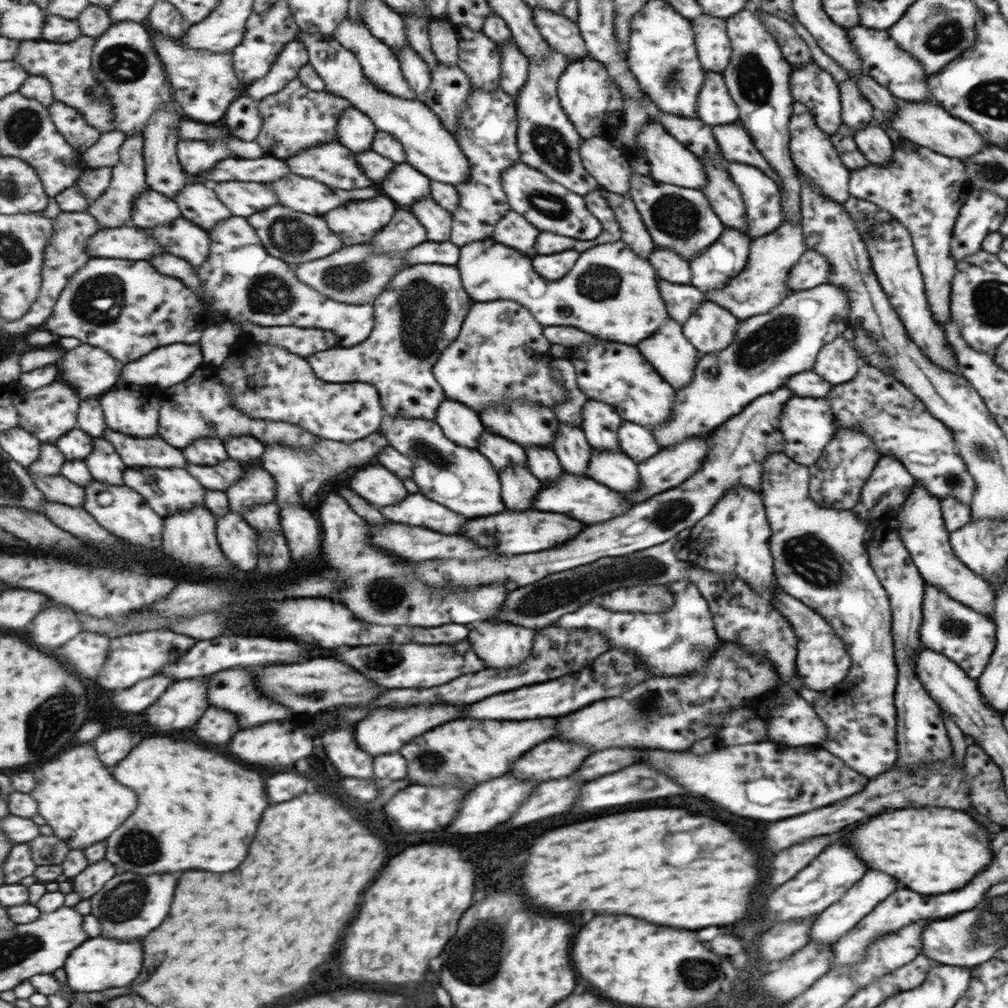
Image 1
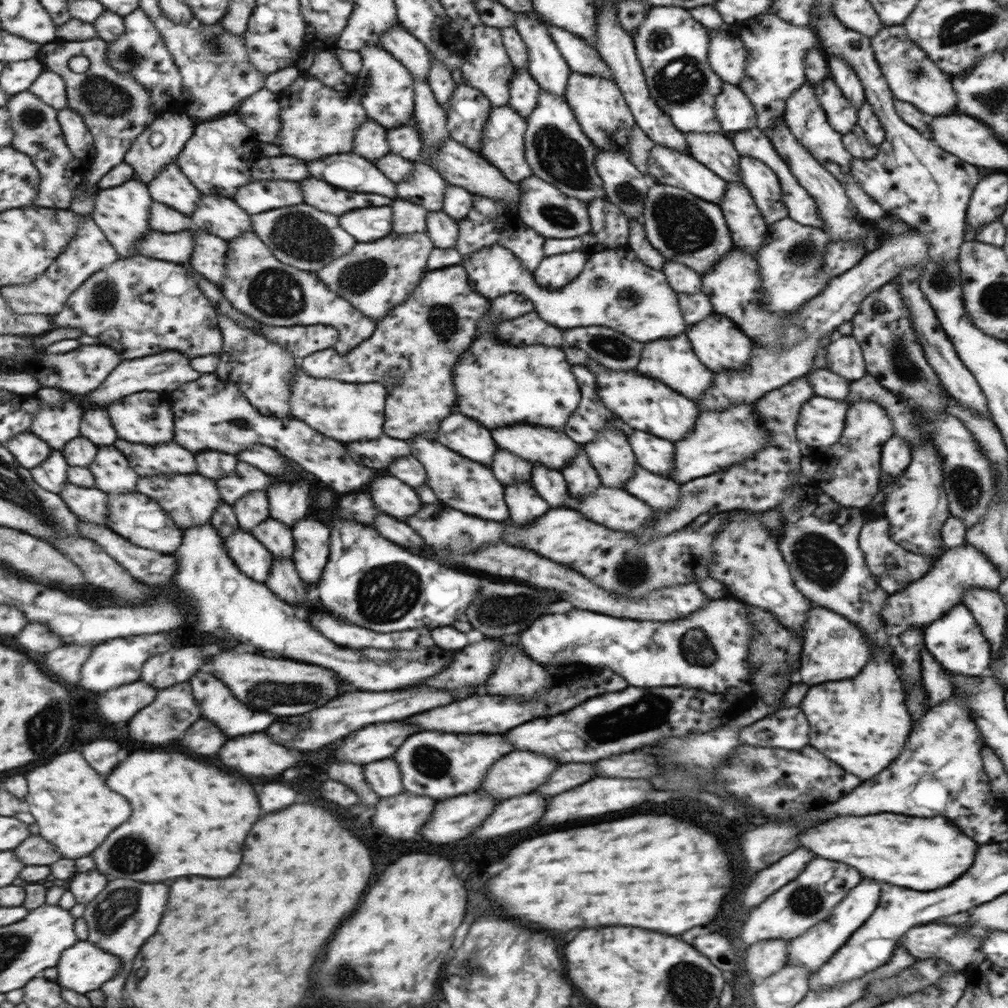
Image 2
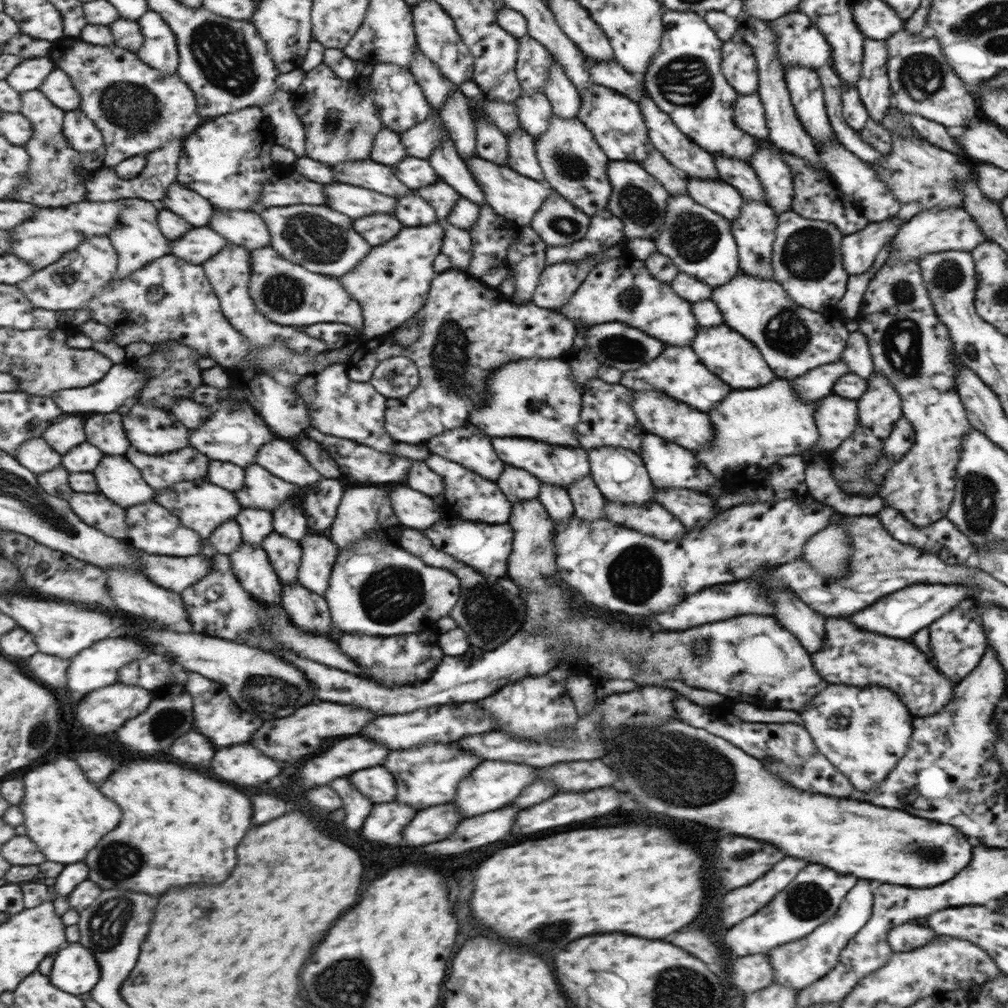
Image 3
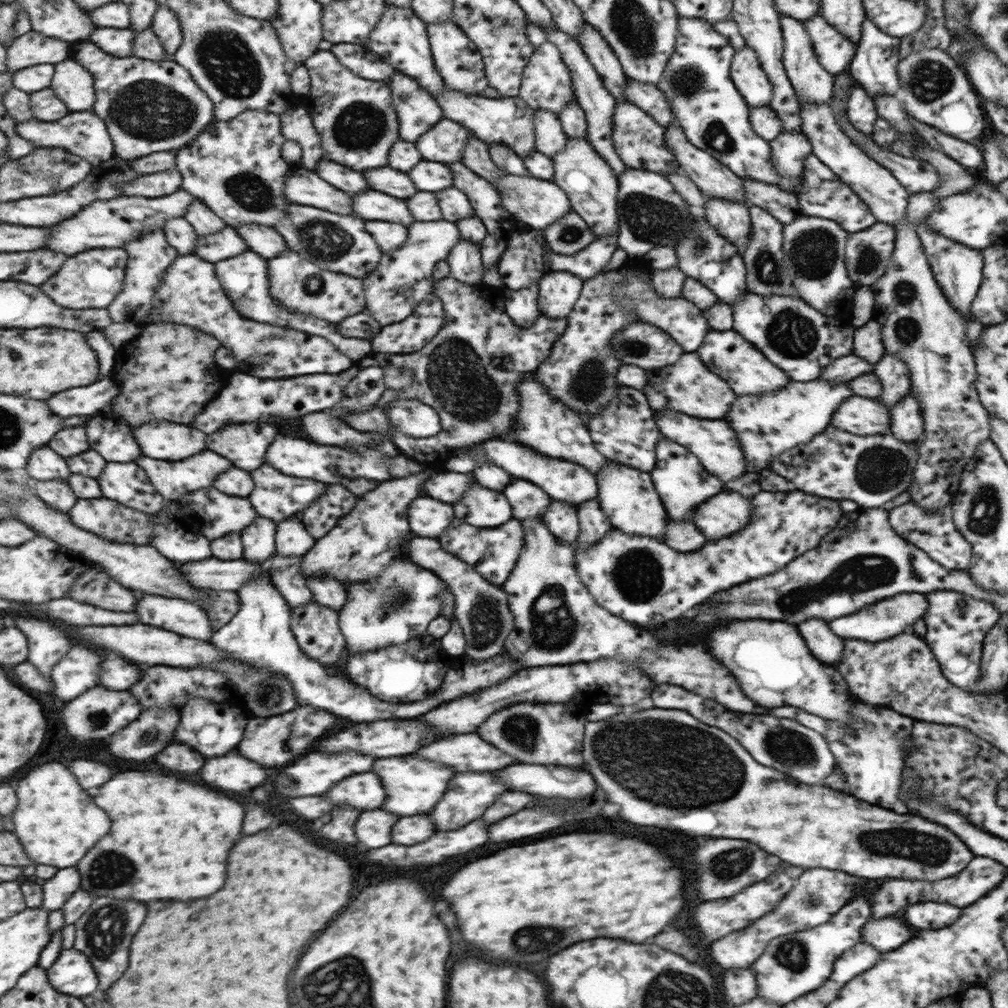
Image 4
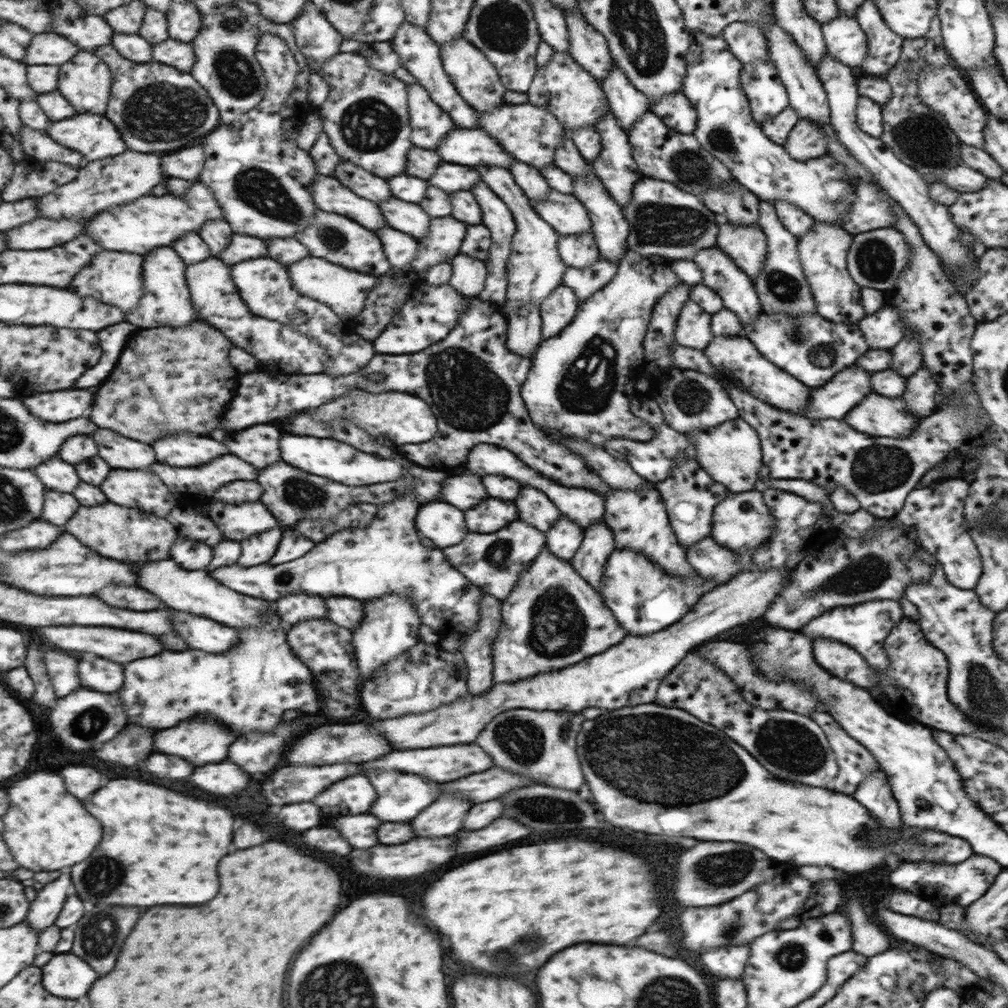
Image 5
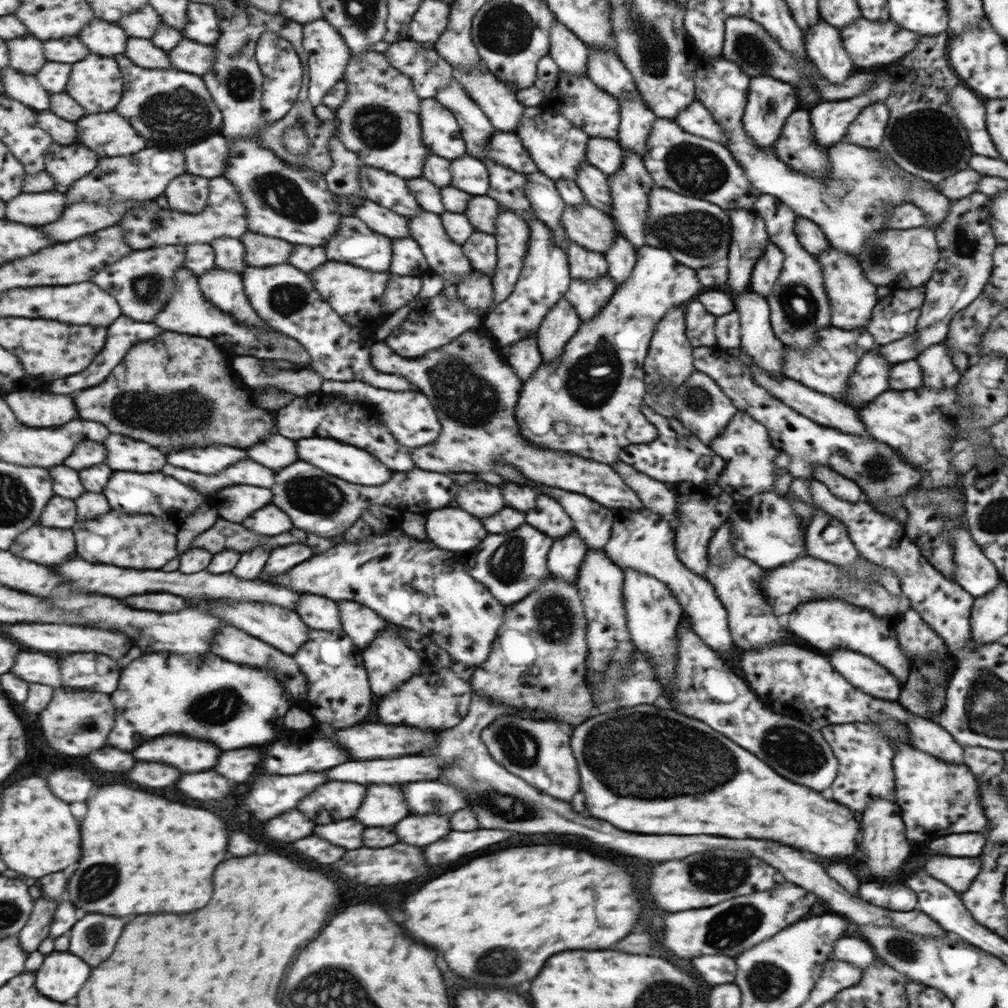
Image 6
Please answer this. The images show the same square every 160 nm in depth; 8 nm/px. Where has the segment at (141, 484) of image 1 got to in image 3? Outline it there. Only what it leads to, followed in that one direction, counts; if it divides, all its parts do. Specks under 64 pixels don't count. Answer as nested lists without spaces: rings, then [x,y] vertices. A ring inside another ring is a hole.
[[[207,480],[181,482],[177,486],[171,486],[169,490],[155,490],[154,493],[153,501],[171,510],[171,514],[181,518],[183,526],[196,530],[205,540],[208,540],[221,524],[235,520],[243,508],[234,492]]]

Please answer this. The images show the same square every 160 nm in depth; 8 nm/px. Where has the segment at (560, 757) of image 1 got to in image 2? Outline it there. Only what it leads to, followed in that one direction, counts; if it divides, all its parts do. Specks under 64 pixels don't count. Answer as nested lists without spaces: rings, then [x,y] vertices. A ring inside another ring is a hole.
[[[514,750],[512,753],[501,757],[499,761],[496,761],[491,766],[484,780],[480,782],[477,791],[483,791],[499,801],[505,800],[505,798],[527,794],[533,788],[537,788],[539,784],[543,784],[557,766],[559,766],[559,763],[549,760],[548,756],[529,751]]]

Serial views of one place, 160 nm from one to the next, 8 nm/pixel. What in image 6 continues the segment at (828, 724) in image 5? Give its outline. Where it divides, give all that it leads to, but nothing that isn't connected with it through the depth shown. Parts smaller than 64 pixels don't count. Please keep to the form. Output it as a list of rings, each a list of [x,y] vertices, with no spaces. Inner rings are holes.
[[[852,722],[822,726],[819,731],[839,760],[839,771],[828,786],[833,800],[848,806],[849,810],[857,814],[863,814],[863,810],[877,798],[896,802],[892,766],[896,747],[888,741],[888,735],[880,730],[880,726],[869,722]]]

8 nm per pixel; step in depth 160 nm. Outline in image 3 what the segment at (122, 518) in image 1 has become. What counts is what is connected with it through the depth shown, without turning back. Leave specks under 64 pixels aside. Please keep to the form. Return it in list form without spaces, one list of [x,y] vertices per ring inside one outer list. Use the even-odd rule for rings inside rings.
[[[149,501],[145,504],[137,504],[127,508],[127,521],[131,525],[129,530],[128,542],[133,542],[133,546],[149,552],[149,554],[163,554],[163,556],[195,556],[204,549],[203,544],[206,540],[196,531],[181,524],[177,516],[171,514],[171,510],[163,508],[157,502]],[[181,528],[181,536],[175,536],[175,532]],[[199,544],[199,546],[197,546]]]

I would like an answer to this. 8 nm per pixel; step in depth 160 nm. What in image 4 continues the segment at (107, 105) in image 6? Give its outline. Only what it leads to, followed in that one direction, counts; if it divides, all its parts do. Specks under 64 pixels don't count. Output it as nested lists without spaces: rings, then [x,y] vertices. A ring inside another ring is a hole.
[[[72,58],[56,65],[52,88],[64,100],[70,113],[93,111],[97,102],[95,77]]]

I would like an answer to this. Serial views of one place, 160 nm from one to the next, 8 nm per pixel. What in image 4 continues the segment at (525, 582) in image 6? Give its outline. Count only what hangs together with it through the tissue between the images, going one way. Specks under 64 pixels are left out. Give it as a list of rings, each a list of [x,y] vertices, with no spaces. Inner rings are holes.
[[[513,518],[511,522],[507,521],[505,526],[493,528],[475,528],[463,522],[453,522],[453,530],[449,530],[449,534],[441,538],[441,542],[445,542],[448,554],[455,555],[456,558],[474,566],[484,579],[499,587],[511,574],[510,570],[519,558],[519,551],[523,550],[524,534],[519,522],[519,519]]]

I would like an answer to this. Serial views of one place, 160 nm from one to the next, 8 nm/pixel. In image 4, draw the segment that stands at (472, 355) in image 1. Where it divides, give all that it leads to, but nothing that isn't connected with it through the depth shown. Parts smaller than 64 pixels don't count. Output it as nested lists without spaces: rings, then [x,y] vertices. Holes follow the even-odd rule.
[[[533,372],[524,374],[524,380],[517,384],[517,391],[519,391],[520,404],[519,413],[516,414],[515,440],[519,439],[520,444],[525,444],[525,446],[529,444],[533,450],[545,456],[581,465],[593,476],[607,465],[607,459],[595,450],[585,421],[576,411],[550,395]]]

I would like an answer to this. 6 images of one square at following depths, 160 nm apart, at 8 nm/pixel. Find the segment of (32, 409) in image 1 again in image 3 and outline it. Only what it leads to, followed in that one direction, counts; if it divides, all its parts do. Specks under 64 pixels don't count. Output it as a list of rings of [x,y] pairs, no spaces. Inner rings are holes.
[[[65,416],[61,422],[57,422],[57,426],[49,428],[49,434],[45,434],[44,439],[57,452],[67,454],[87,440],[85,422],[77,416]]]

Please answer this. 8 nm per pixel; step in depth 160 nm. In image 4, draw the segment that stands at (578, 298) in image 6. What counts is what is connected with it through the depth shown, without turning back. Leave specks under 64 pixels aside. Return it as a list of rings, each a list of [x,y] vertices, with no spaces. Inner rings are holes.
[[[613,231],[609,236],[595,237],[593,242],[579,253],[570,255],[551,254],[551,270],[565,271],[577,275],[582,282],[598,274],[611,254],[615,252],[618,231]]]

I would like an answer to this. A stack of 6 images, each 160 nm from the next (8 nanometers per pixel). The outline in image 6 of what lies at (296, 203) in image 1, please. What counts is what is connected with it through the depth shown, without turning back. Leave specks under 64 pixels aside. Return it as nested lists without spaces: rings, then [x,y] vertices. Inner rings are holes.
[[[423,211],[406,222],[409,236],[424,254],[430,271],[441,276],[445,285],[458,283],[472,268],[461,247],[443,230],[439,215]]]

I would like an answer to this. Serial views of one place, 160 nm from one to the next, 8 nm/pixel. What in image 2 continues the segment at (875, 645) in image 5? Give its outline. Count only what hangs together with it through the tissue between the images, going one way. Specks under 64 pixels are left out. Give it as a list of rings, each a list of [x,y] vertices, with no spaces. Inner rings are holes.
[[[959,546],[944,550],[939,560],[936,560],[933,568],[919,580],[911,582],[904,589],[888,595],[887,604],[884,606],[880,619],[883,620],[891,638],[896,637],[904,630],[923,629],[925,625],[941,618],[943,614],[948,613],[955,605],[963,602],[964,594],[969,589],[985,588],[997,590],[1000,587],[999,571],[985,558],[981,551],[975,547]]]

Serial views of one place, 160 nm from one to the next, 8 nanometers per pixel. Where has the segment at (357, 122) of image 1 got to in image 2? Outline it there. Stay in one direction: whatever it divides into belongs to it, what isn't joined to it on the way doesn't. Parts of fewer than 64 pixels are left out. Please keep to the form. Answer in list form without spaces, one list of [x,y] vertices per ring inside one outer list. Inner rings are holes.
[[[369,118],[360,127],[356,140],[355,152],[357,154],[374,161],[389,153],[387,129],[382,124]]]

